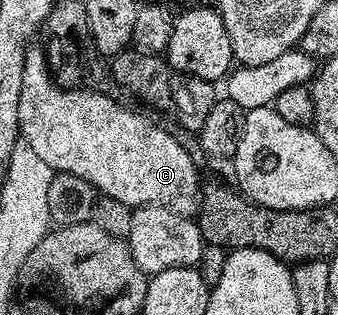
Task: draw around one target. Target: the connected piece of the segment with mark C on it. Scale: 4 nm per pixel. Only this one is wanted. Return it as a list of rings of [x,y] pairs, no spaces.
[[[33,43],[26,51],[26,63],[22,71],[22,99],[18,99],[18,123],[20,124],[20,135],[23,141],[34,147],[34,152],[41,157],[56,173],[69,173],[86,179],[98,191],[110,195],[110,199],[118,199],[118,203],[135,207],[137,205],[166,205],[170,211],[174,211],[183,217],[195,218],[200,211],[200,195],[202,192],[202,180],[200,173],[196,170],[196,161],[188,154],[188,149],[176,137],[171,137],[160,125],[147,121],[140,113],[127,109],[117,98],[108,96],[107,93],[95,93],[93,89],[64,89],[57,85],[48,67],[48,54],[39,44]]]

